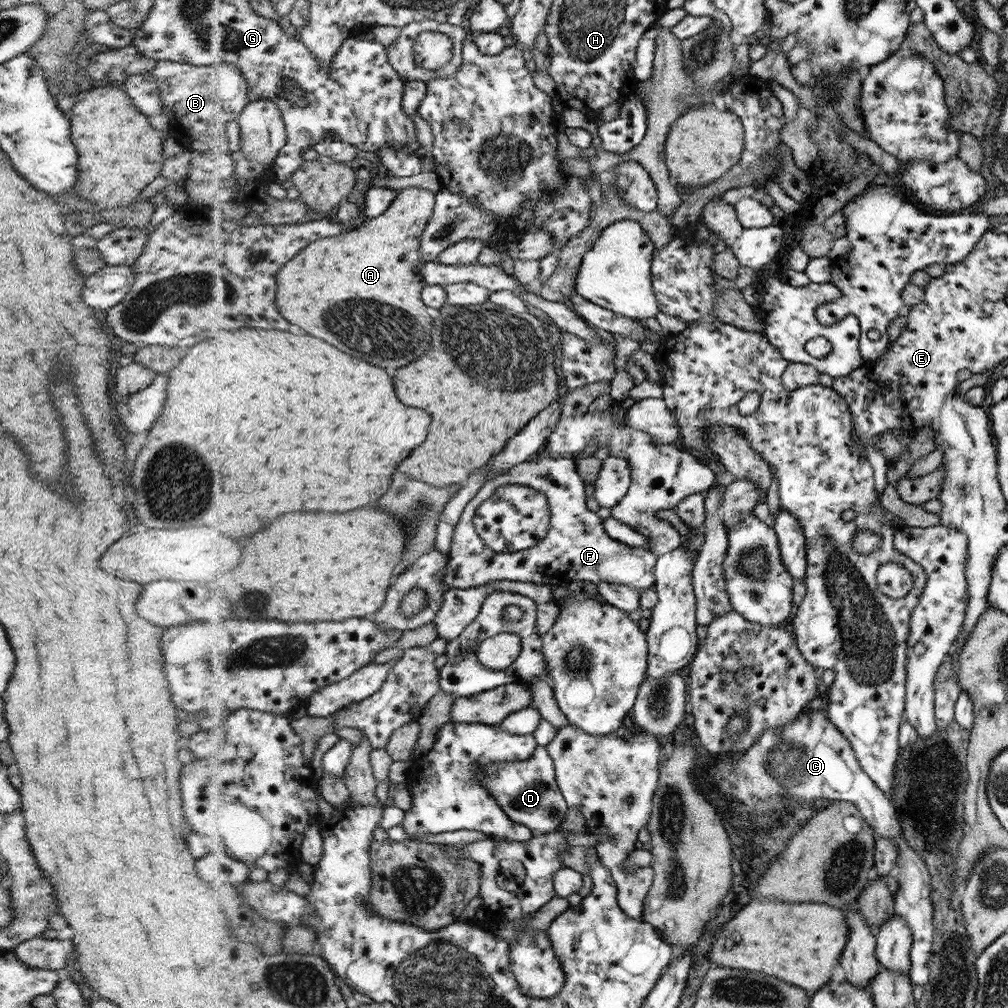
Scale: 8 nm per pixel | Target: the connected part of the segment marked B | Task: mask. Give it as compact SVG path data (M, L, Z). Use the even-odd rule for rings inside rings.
M159 60L151 74L160 89L164 112L169 118L171 134L176 142L193 153L231 154L229 124L239 120L254 100L242 68L232 63L197 67L172 60Z

